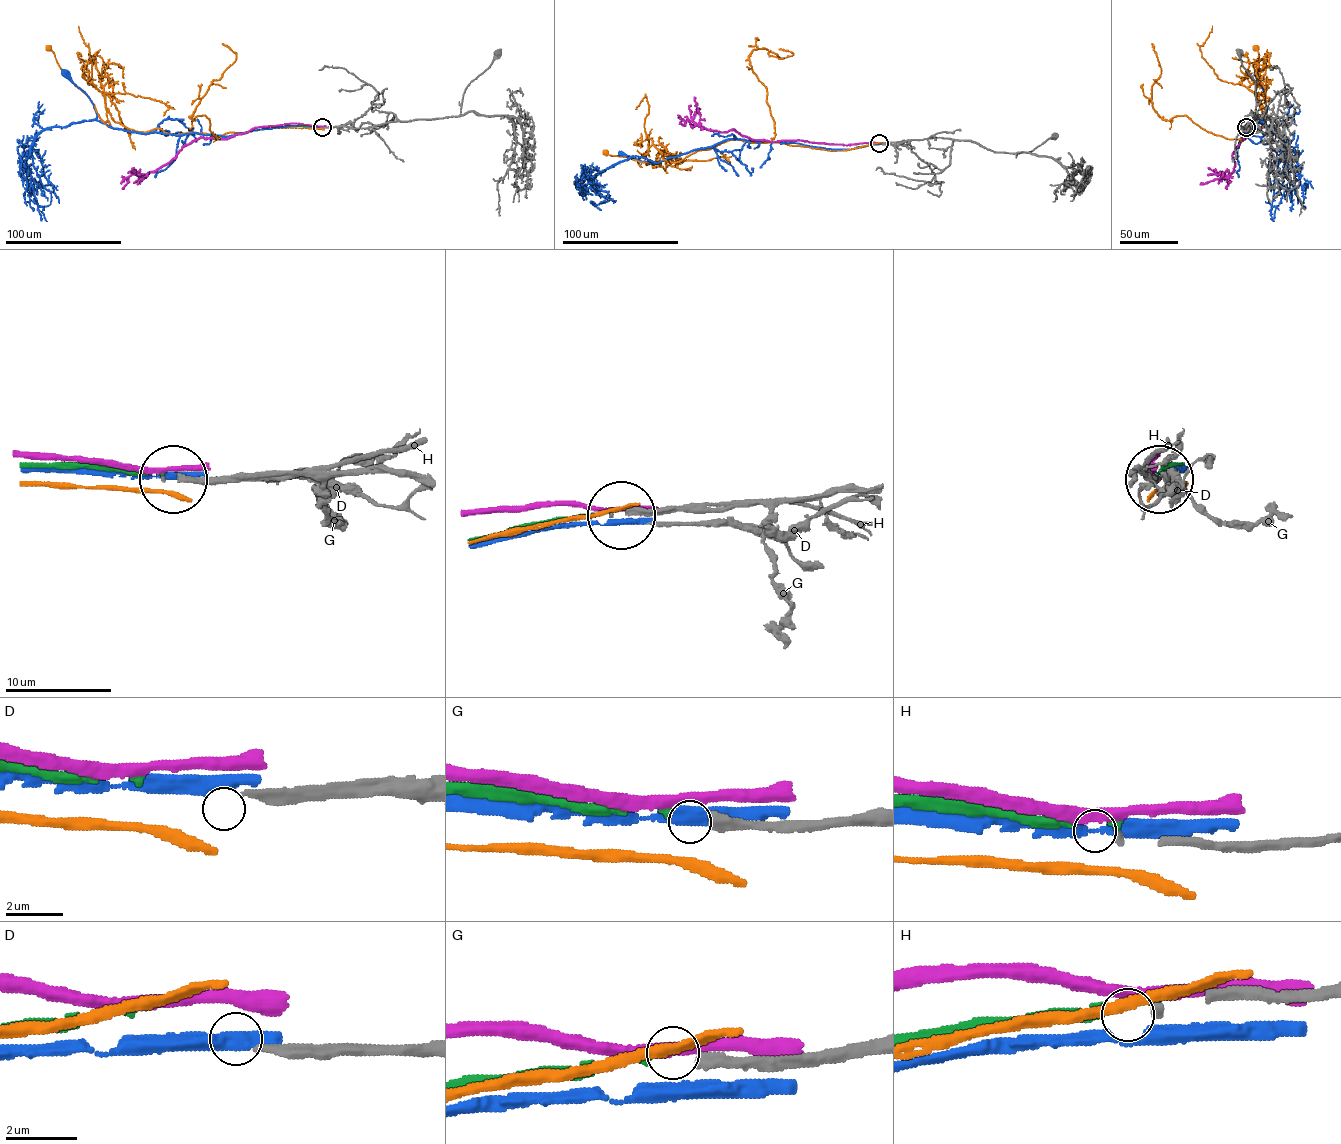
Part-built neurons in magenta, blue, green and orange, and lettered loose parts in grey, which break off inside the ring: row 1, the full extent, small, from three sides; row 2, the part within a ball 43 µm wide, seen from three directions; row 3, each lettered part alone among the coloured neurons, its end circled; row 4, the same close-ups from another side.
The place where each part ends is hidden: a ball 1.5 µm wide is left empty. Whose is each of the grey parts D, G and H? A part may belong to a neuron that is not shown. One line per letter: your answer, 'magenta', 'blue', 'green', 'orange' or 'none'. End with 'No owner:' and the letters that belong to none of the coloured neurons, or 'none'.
D: none
G: green
H: none
No owner: D, H

